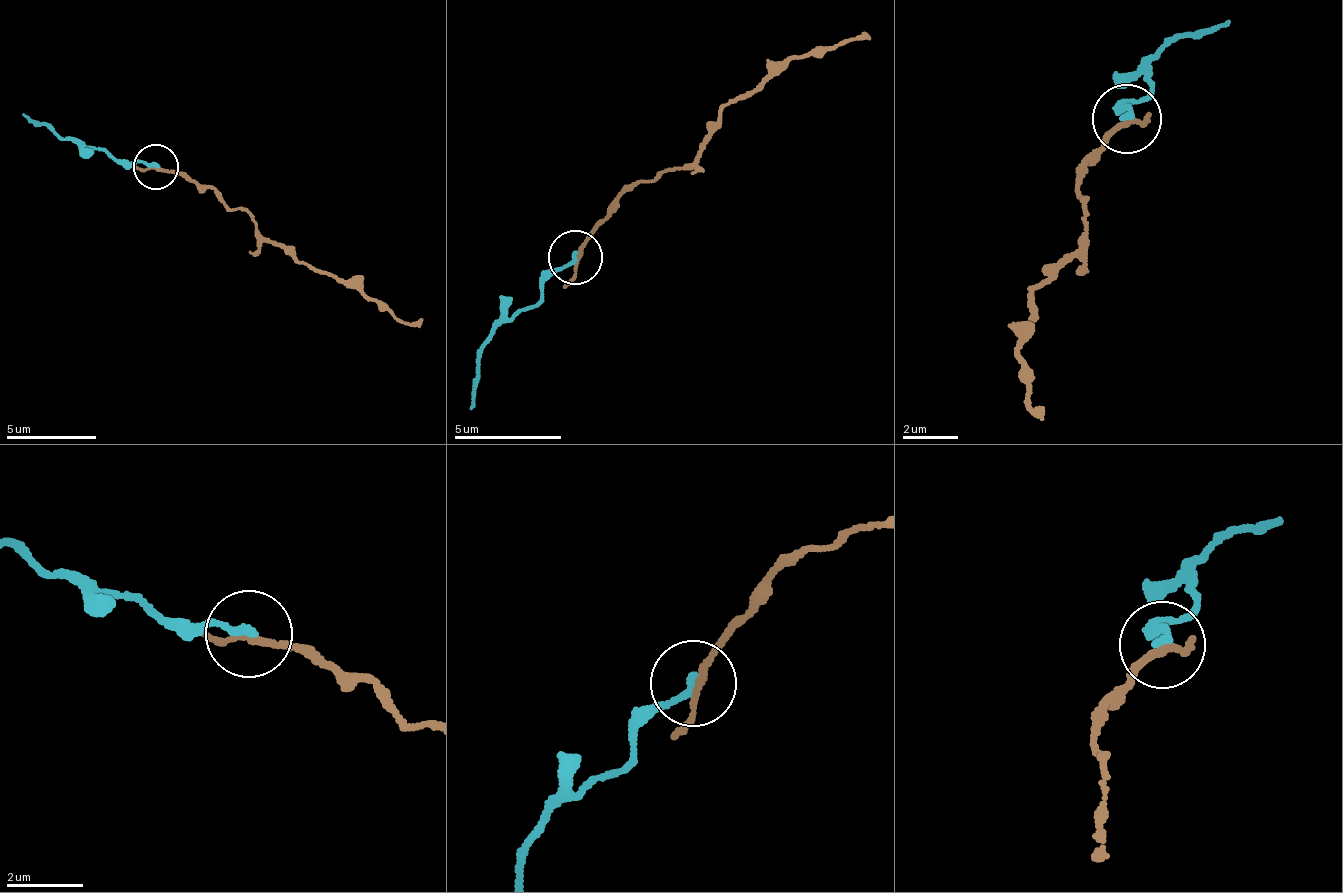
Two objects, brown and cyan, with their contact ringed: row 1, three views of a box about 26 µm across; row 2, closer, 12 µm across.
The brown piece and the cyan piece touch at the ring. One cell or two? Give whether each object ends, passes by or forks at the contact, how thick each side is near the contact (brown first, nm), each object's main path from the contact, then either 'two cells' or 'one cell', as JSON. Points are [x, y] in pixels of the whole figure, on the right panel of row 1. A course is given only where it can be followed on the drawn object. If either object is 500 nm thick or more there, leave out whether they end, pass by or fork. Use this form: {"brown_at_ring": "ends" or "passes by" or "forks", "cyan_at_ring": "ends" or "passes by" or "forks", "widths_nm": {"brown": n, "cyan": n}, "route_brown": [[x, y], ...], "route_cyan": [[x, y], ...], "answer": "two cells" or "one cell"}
{"brown_at_ring": "passes by", "cyan_at_ring": "ends", "widths_nm": {"brown": 160, "cyan": 200}, "route_brown": [[1126, 121], [1086, 152], [1079, 251], [1047, 262], [1031, 294], [1027, 409], [1042, 405]], "route_cyan": [[1126, 121], [1127, 106], [1147, 96], [1160, 48], [1232, 19]], "answer": "two cells"}

